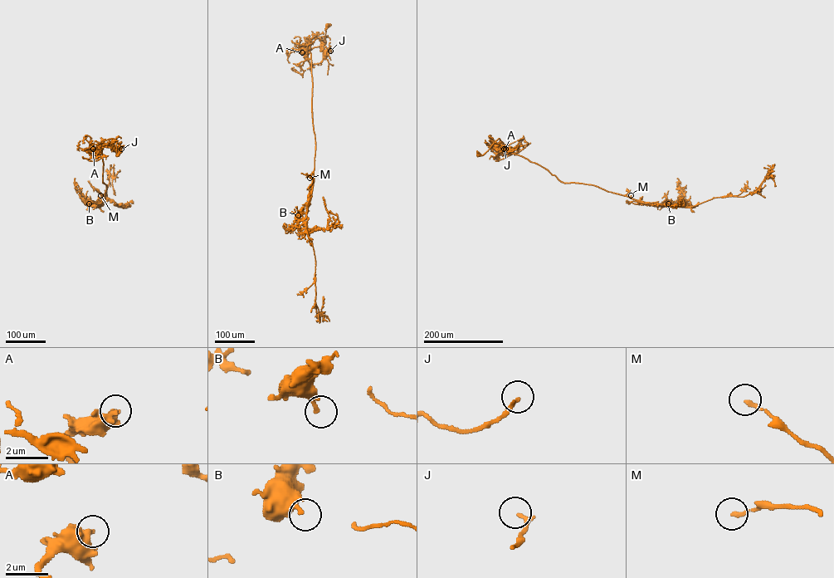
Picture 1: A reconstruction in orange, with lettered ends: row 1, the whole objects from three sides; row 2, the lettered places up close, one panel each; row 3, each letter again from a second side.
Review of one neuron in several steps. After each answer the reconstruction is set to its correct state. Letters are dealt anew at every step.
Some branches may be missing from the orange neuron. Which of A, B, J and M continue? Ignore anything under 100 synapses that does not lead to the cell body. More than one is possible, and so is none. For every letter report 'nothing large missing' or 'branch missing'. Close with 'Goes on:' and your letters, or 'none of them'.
A: nothing large missing
B: nothing large missing
J: nothing large missing
M: nothing large missing
Goes on: none of them

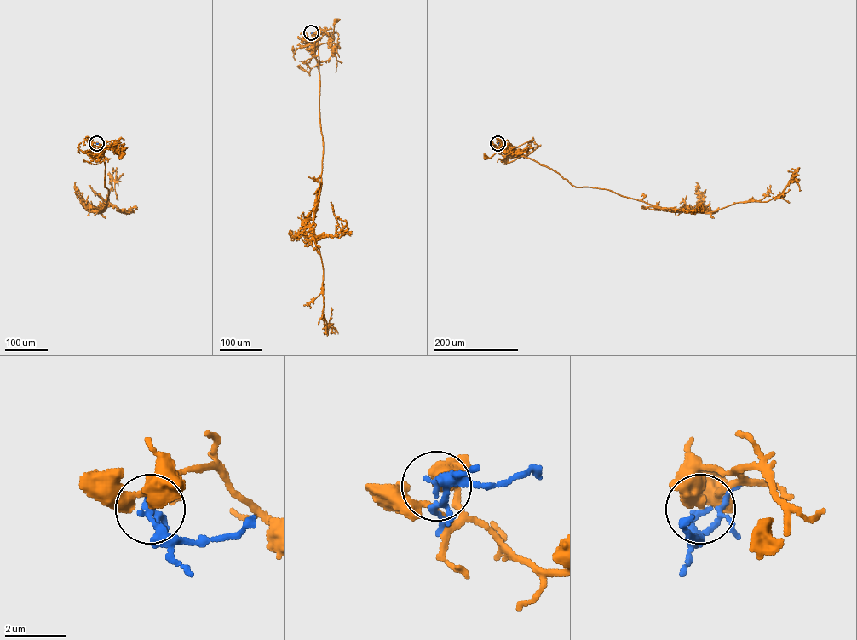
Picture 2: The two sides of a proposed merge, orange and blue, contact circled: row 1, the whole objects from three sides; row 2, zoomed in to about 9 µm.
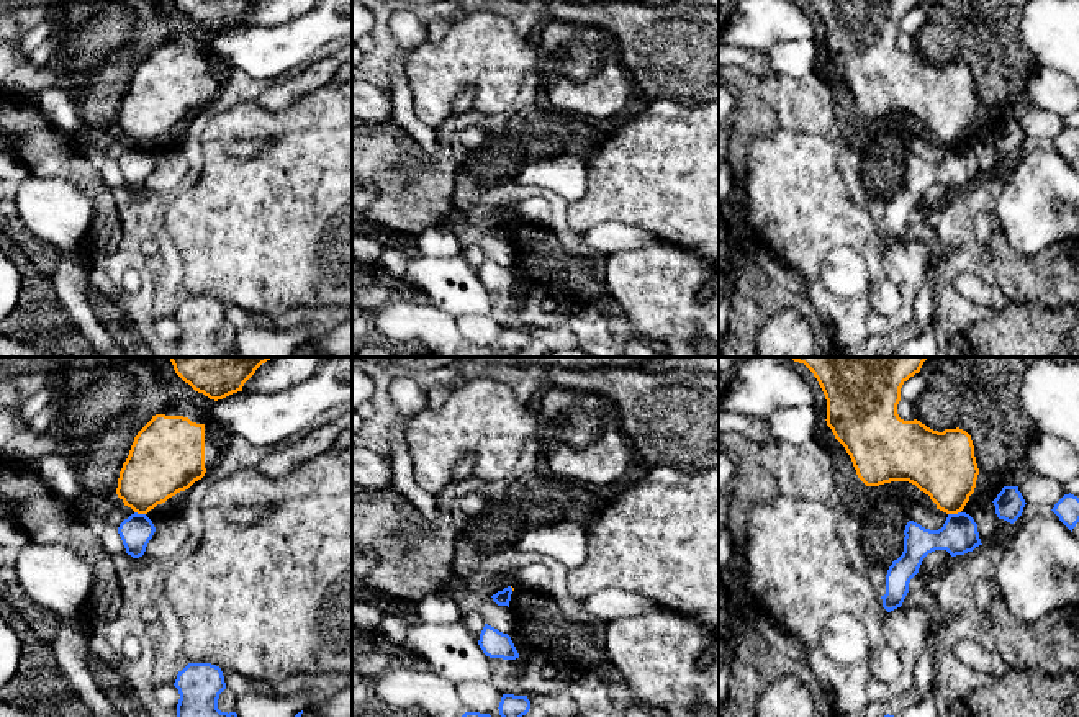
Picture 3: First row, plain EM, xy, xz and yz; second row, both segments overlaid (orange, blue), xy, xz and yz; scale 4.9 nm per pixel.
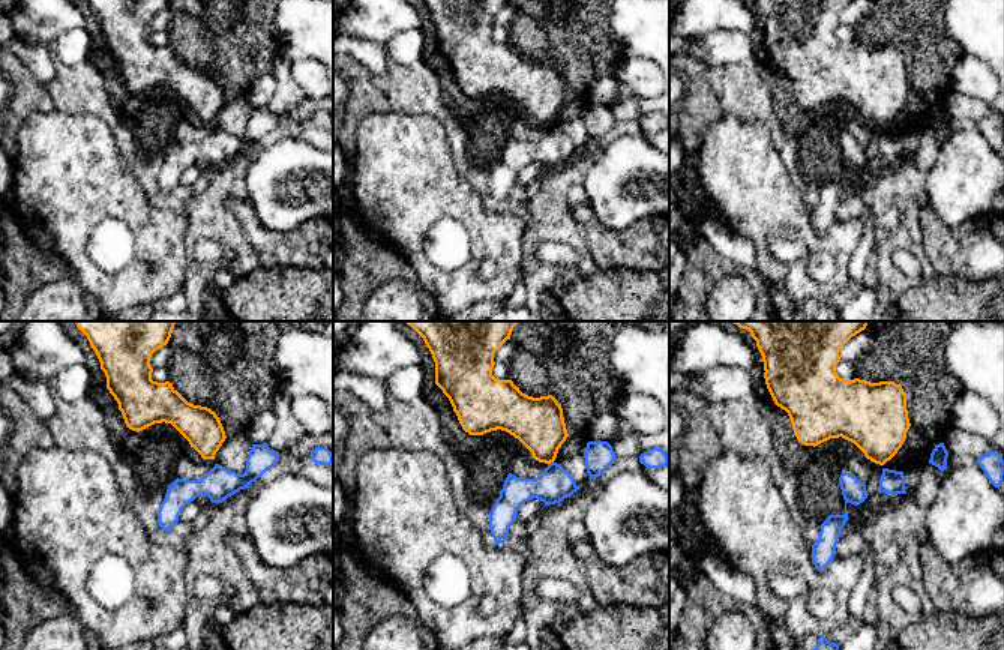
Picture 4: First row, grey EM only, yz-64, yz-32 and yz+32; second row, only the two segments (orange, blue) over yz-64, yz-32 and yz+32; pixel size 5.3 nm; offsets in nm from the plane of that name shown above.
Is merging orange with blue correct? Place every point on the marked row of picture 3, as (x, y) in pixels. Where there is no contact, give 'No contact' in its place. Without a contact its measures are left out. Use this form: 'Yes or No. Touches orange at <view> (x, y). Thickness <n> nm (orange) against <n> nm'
No. Touches orange at yz (953, 513). Thickness 320 nm (orange) against 190 nm

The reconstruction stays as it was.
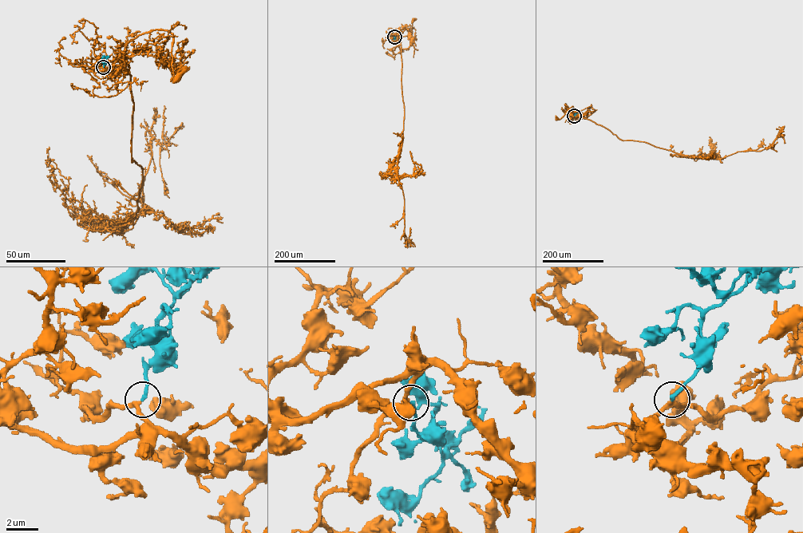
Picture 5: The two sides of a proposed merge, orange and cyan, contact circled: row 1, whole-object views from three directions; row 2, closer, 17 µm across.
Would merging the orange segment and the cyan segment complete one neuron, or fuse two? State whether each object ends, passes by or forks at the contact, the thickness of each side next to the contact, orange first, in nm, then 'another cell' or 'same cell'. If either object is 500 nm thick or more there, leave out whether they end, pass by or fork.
orange passes by; cyan ends; calibres 240 and 240 nm; same cell

